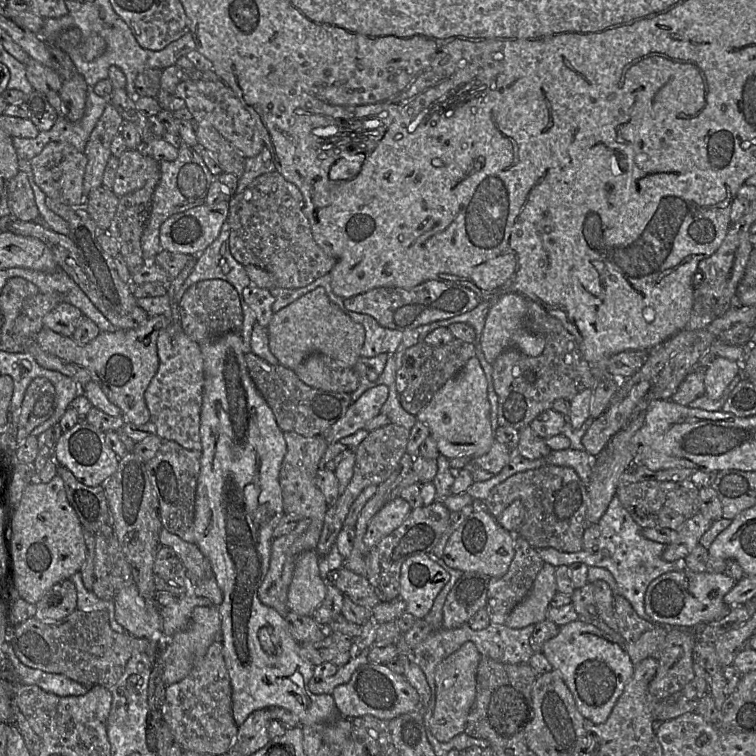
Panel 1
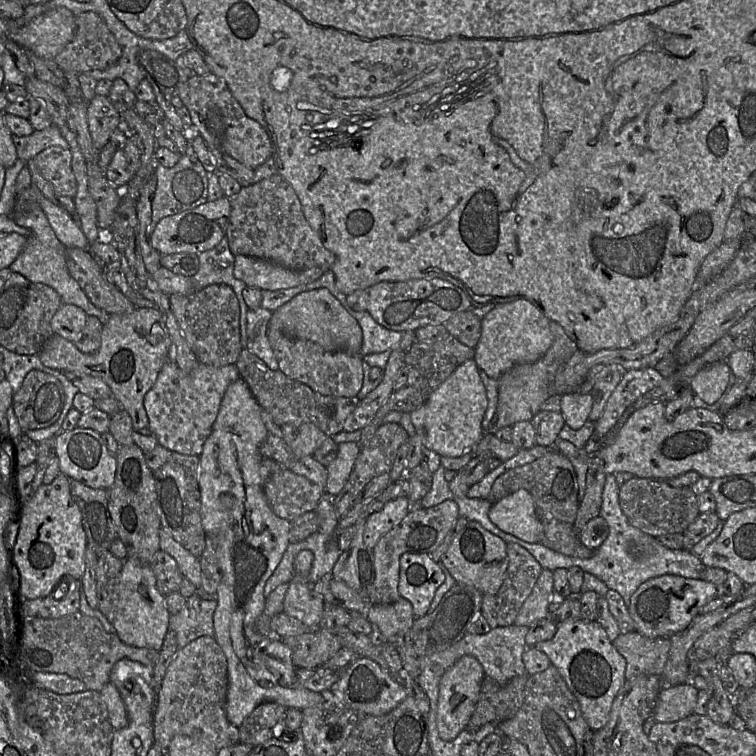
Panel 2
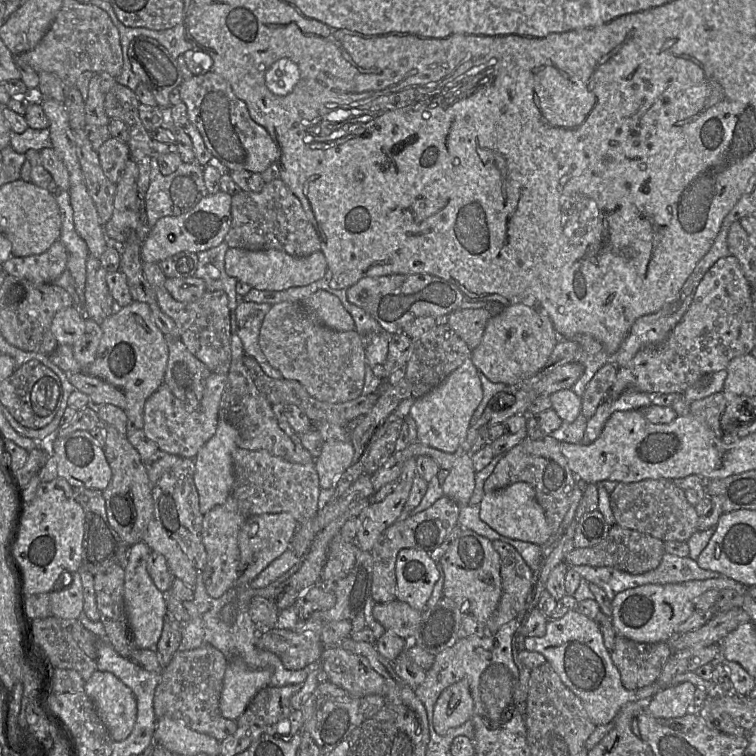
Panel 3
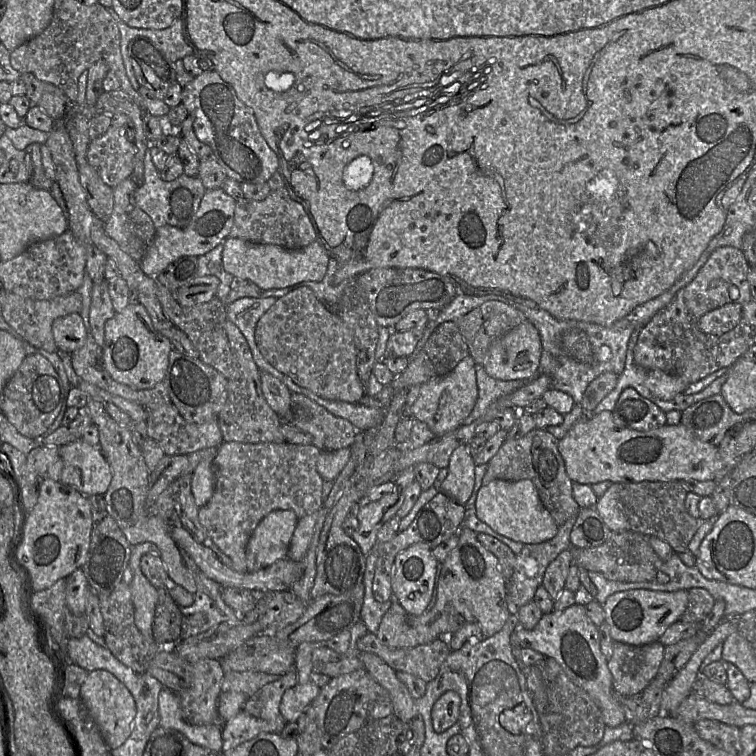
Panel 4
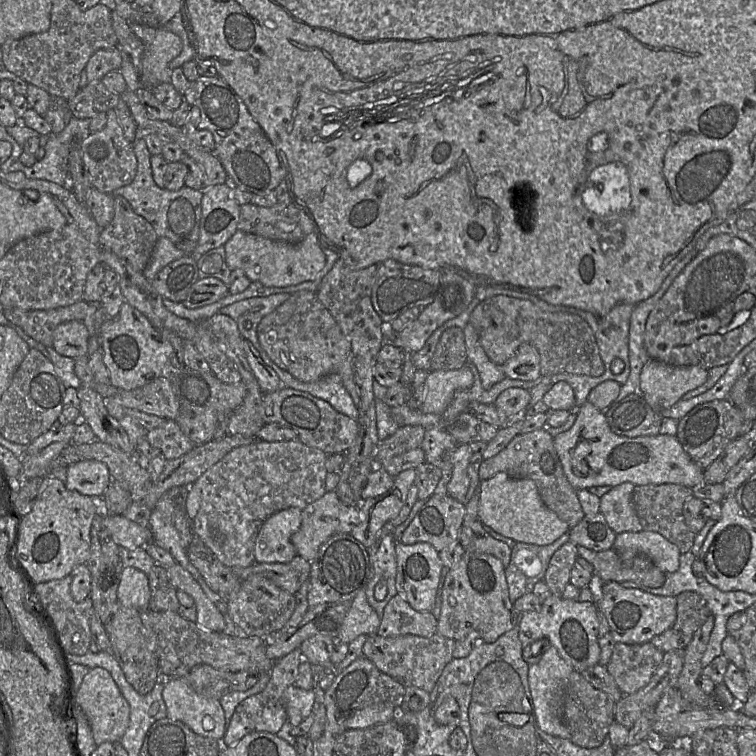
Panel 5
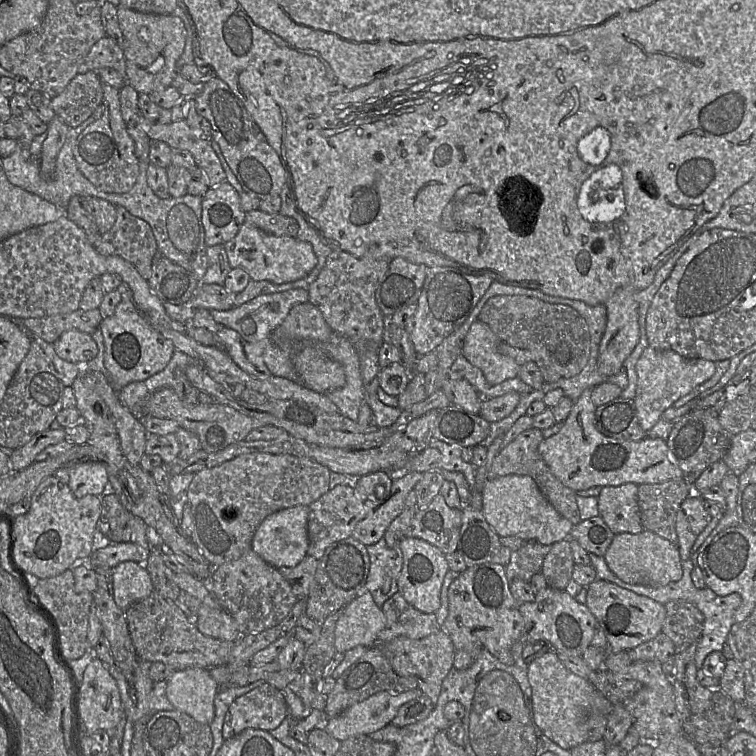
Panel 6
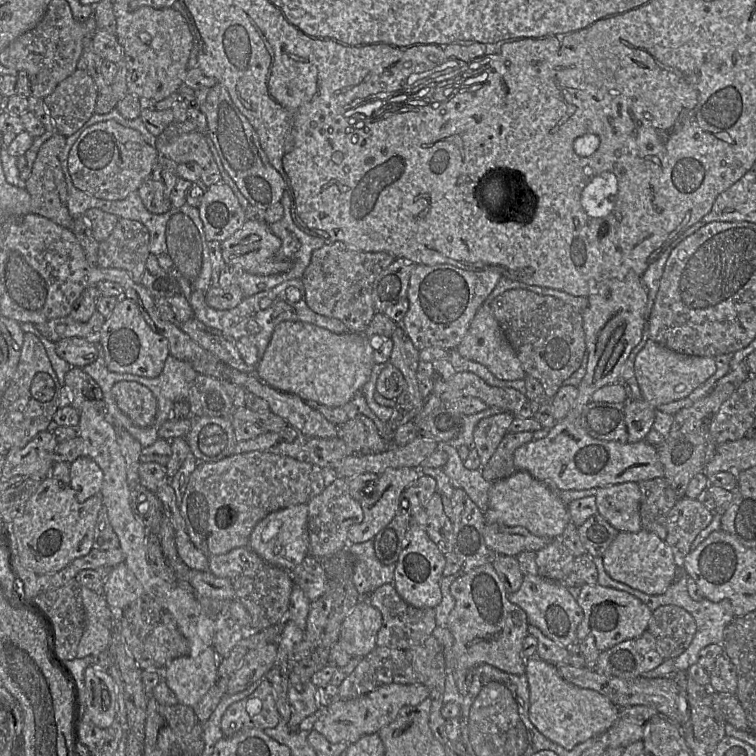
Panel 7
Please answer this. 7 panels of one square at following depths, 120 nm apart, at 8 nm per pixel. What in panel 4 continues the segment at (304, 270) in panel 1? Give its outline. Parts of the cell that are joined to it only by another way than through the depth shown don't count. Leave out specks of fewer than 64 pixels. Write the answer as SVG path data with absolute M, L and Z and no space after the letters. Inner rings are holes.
M286 188L271 191L262 201L245 197L237 200L234 224L229 236L252 243L273 244L294 250L304 248L318 239L313 223L304 207L289 196Z

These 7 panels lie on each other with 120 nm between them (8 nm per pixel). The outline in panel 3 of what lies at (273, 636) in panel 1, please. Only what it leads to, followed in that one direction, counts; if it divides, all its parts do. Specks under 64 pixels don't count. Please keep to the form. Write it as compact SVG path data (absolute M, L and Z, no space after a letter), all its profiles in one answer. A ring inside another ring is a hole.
M219 418L214 436L209 439L195 457L194 481L199 495L202 515L229 498L234 484L232 453L237 446L238 431L228 421ZM289 513L260 514L249 517L238 533L238 546L240 561L238 566L238 579L234 586L236 599L226 604L220 611L220 619L233 624L238 613L238 595L250 588L251 582L276 558L291 548L291 541L296 533L299 523ZM241 658L229 660L219 702L221 715L237 721L253 697L270 685L271 677L268 668L250 668Z

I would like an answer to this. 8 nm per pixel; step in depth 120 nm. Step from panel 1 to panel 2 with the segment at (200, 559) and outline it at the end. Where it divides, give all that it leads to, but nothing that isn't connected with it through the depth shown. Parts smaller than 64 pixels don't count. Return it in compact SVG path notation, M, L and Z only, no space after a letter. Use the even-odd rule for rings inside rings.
M162 527L158 534L160 550L168 553L176 560L184 578L187 578L197 589L201 588L200 558L194 556Z

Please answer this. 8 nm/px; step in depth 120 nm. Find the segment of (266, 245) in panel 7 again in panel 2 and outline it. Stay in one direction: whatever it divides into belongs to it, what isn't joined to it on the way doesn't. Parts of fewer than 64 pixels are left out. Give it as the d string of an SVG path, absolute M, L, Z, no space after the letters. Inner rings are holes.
M245 255L235 256L233 269L234 277L246 286L271 291L308 284L320 278L324 272L319 267L294 271L268 260Z

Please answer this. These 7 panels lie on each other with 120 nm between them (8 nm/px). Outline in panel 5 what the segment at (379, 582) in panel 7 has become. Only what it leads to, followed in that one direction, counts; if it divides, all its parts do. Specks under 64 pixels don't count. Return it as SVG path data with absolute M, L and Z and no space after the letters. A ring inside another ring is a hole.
M388 534L382 539L377 552L370 555L371 570L365 592L368 603L380 618L383 616L387 603L398 594L396 589L396 544L394 534ZM381 580L386 581L388 594L384 600L378 601L374 596L374 590Z

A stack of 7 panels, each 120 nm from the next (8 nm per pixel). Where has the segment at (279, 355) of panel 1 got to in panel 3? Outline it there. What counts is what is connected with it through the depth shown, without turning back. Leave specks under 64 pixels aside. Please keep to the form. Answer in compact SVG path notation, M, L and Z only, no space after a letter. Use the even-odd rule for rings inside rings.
M318 290L302 300L303 307L325 326L337 331L355 330L352 316L339 298L326 290Z

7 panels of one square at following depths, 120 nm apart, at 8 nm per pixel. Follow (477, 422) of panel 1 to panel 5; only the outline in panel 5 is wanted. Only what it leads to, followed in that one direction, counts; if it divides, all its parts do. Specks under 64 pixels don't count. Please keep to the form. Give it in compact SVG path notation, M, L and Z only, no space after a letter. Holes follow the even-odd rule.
M464 365L459 369L431 371L425 382L427 393L421 411L442 415L457 391L472 386L474 377L470 368Z

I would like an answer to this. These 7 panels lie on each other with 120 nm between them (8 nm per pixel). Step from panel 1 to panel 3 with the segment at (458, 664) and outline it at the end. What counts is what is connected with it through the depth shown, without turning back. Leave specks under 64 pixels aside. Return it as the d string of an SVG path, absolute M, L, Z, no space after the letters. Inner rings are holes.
M460 680L446 688L439 696L434 708L434 728L443 736L450 729L461 726L471 720L474 702L469 682Z

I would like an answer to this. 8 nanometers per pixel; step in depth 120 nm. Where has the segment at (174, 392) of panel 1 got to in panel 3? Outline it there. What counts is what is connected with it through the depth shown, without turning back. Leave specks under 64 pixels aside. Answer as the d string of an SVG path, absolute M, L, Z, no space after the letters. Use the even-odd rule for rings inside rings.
M212 372L205 381L204 393L196 410L187 410L163 383L144 406L144 431L164 452L195 460L200 449L216 433L220 418L220 401L228 380L228 374Z

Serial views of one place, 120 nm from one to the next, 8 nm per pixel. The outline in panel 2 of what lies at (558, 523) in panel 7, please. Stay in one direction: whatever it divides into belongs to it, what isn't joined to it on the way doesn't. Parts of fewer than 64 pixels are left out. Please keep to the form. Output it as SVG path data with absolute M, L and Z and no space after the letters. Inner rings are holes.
M525 489L491 505L489 519L500 530L528 543L541 543L543 525L536 515L531 494Z

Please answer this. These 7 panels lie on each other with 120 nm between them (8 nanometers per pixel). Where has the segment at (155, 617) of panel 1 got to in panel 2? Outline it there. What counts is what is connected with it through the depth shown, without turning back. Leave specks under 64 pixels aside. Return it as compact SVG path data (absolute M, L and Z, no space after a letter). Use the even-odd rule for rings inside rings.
M136 557L124 559L113 618L113 626L120 640L130 646L151 648L159 652L169 629L169 619L170 613L165 605L165 596L157 589L156 576L150 564L143 564Z

